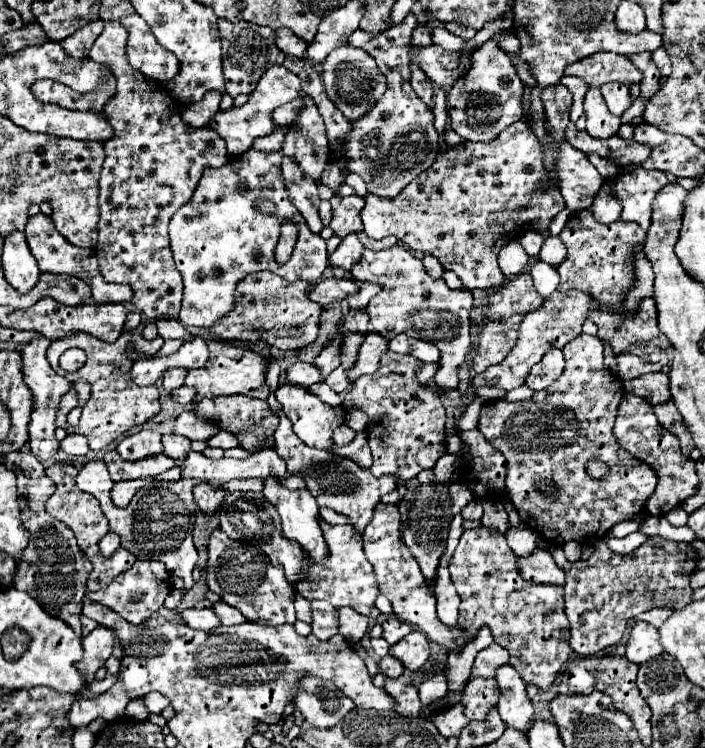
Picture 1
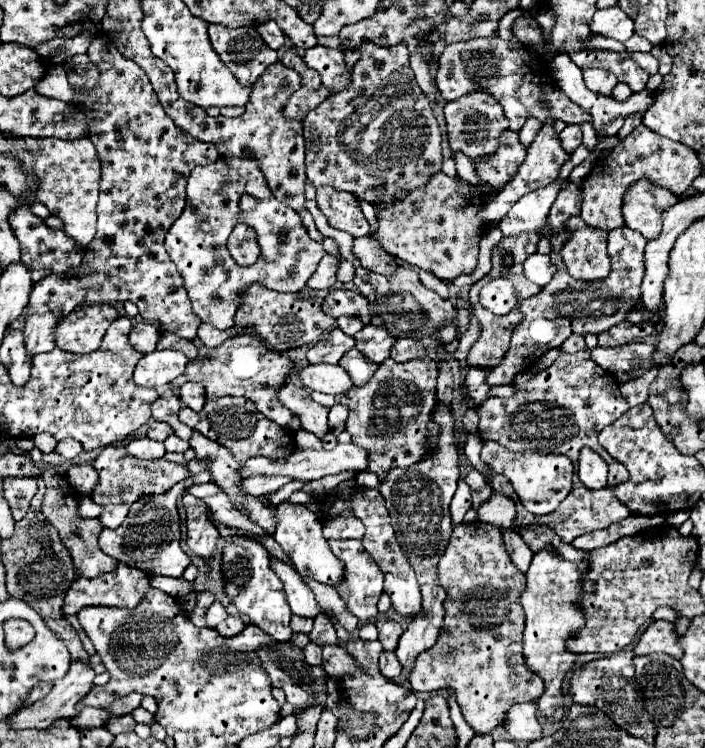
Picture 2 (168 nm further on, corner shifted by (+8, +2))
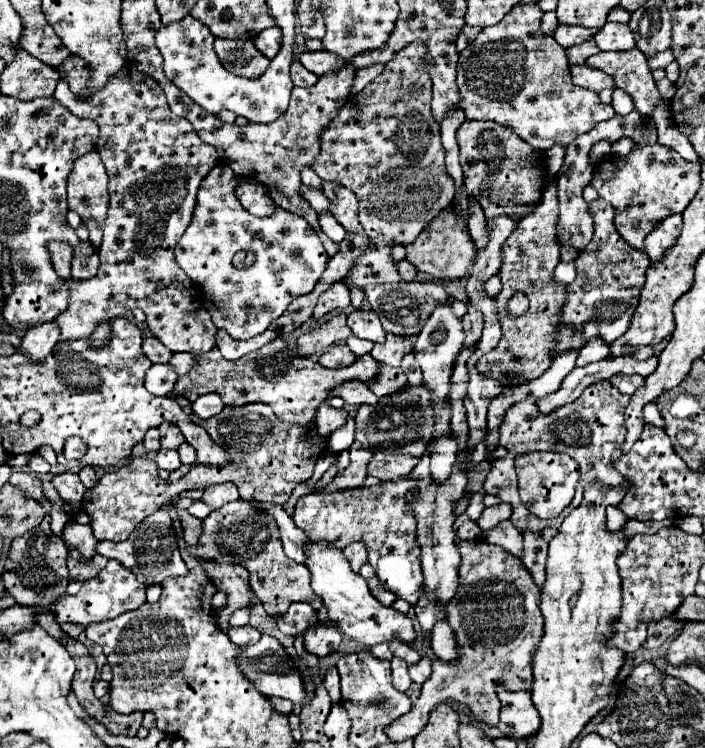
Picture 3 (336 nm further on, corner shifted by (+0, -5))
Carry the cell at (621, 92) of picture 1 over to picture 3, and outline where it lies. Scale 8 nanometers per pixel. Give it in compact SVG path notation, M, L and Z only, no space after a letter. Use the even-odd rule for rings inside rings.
M570 65L570 75L578 87L590 89L594 93L614 87L614 79L610 79L610 75L602 73L600 69L592 69L588 65Z

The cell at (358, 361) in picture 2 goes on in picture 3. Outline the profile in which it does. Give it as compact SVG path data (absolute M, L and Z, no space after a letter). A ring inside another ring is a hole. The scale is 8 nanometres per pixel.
M382 365L382 379L378 379L378 383L368 383L370 389L374 389L374 393L378 397L386 397L386 395L392 395L392 393L398 393L400 389L406 387L406 375L404 371L398 367L386 367Z

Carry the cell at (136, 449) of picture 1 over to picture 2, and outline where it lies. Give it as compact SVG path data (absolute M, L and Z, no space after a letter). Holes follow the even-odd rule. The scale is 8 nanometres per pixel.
M148 436L134 438L124 448L130 452L130 456L136 456L136 458L162 458L166 452L162 442L148 440Z

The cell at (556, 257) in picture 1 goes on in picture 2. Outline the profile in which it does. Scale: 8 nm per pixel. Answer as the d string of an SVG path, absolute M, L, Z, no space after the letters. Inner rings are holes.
M570 184L570 188L560 190L556 202L550 208L546 222L552 228L552 236L550 236L552 252L548 256L552 258L552 264L556 266L556 274L536 296L522 302L524 320L518 322L516 328L512 330L510 350L504 354L502 362L488 370L486 382L490 386L510 384L516 374L530 370L546 350L560 348L562 342L566 338L570 338L572 334L586 334L586 332L598 334L598 332L604 332L606 328L612 328L612 326L624 322L628 312L640 300L640 284L644 278L646 238L642 238L640 232L634 232L626 226L610 230L608 252L612 258L612 270L606 280L584 282L584 280L574 280L566 272L566 266L562 264L562 258L558 252L562 248L562 240L566 240L566 230L562 228L562 224L566 224L566 220L570 216L578 216L580 204L582 204L582 192L578 192L578 184Z

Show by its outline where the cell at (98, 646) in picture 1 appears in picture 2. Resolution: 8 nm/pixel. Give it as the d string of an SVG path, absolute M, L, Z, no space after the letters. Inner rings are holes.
M72 660L68 674L58 684L54 684L52 692L44 700L22 708L12 718L12 728L48 728L48 724L60 716L74 718L76 702L94 688L92 680L94 670L90 662Z

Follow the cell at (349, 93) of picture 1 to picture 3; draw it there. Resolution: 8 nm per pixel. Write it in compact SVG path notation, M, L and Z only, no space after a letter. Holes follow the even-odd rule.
M304 51L298 55L298 61L316 75L324 75L328 71L338 71L346 63L340 55L328 53L328 51Z

